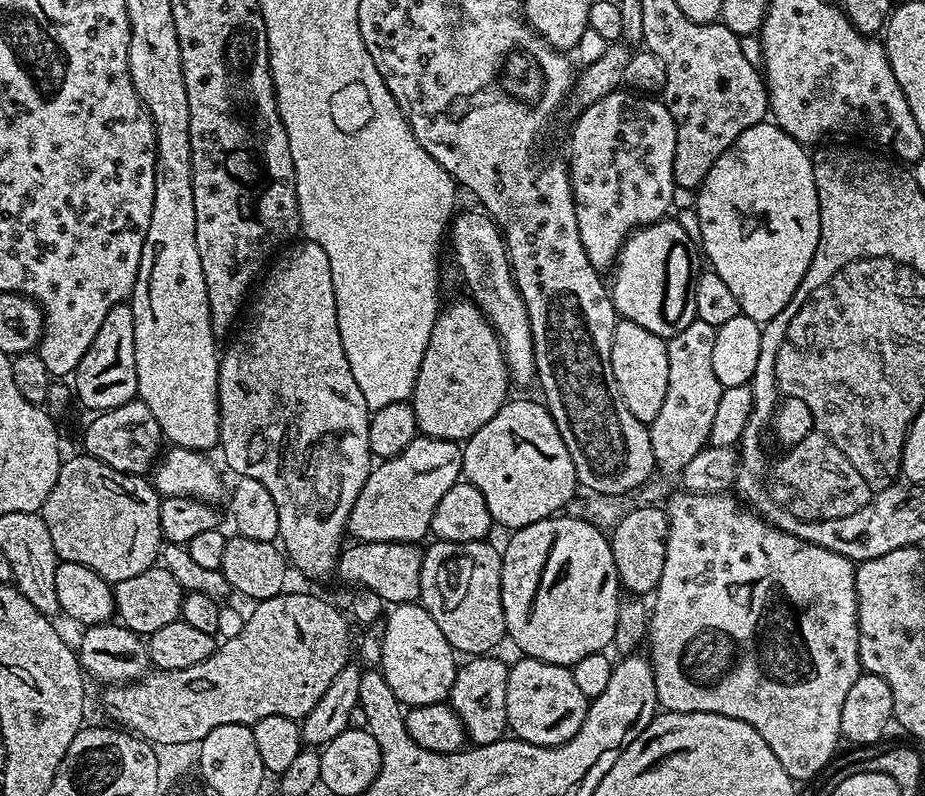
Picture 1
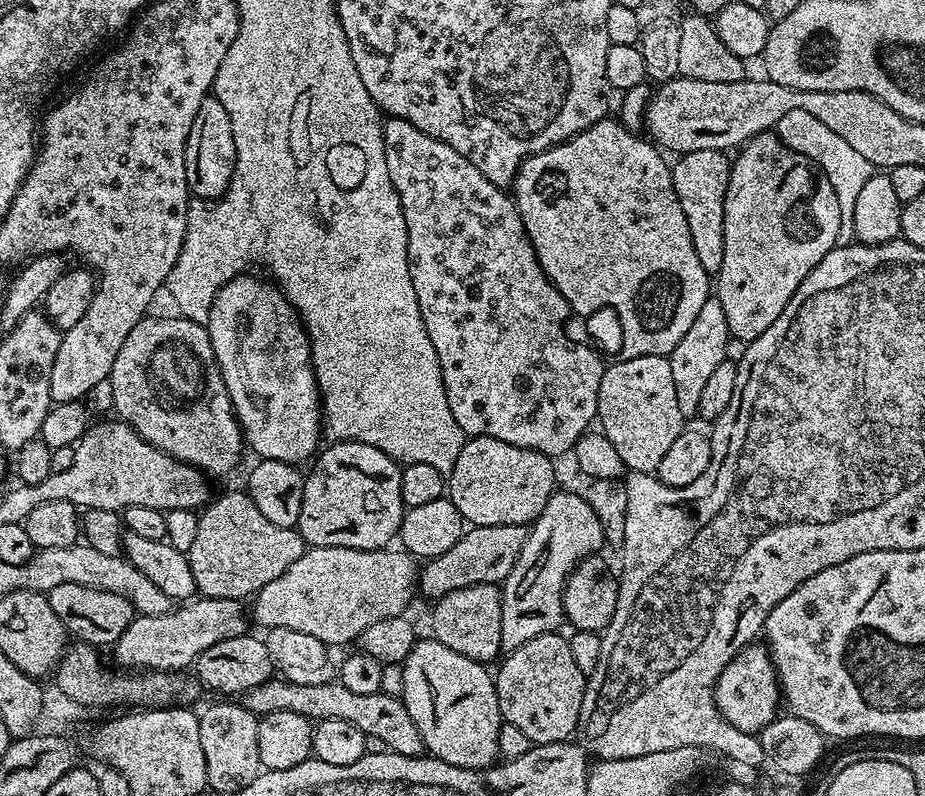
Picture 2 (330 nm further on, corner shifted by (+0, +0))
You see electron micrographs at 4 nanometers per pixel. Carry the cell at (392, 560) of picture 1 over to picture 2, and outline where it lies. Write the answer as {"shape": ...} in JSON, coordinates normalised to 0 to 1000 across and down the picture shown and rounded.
{"shape":[[[222,749],[196,758],[179,771],[148,773],[137,791],[125,804],[124,833],[130,837],[142,837],[147,842],[174,844],[206,840],[218,822],[218,817],[227,817],[227,812],[244,807],[244,802],[269,798],[270,774],[264,761],[258,754]]]}

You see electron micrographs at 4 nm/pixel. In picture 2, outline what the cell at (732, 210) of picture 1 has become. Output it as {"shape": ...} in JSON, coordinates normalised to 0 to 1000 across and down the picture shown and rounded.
{"shape":[[[831,163],[819,167],[795,192],[791,201],[791,212],[789,214],[789,229],[785,234],[785,314],[783,315],[783,332],[772,352],[772,372],[773,376],[781,379],[781,391],[785,394],[787,421],[792,428],[812,430],[818,427],[837,405],[837,399],[841,399],[841,394],[845,394],[845,389],[850,389],[850,379],[854,379],[854,374],[863,364],[863,359],[867,359],[867,354],[874,348],[876,339],[880,339],[880,334],[884,334],[884,329],[889,329],[889,324],[893,324],[893,319],[898,312],[905,310],[904,300],[906,299],[907,288],[908,260],[906,259],[906,244],[902,239],[902,234],[897,234],[897,224],[893,224],[891,215],[879,201],[871,198],[871,193],[865,193],[863,188],[856,188],[854,183],[848,181],[838,165]]]}

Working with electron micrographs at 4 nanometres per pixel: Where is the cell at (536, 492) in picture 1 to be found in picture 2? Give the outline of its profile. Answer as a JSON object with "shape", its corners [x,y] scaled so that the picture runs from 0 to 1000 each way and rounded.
{"shape":[[[529,548],[503,552],[499,570],[482,598],[483,627],[495,636],[499,651],[507,660],[538,661],[539,658],[570,658],[586,646],[590,631],[602,617],[598,579],[575,563],[551,560]]]}

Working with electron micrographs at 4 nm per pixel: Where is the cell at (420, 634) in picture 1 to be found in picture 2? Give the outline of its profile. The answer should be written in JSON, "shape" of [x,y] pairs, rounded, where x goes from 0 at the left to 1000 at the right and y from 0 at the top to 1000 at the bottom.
{"shape":[[[469,802],[451,803],[437,828],[437,873],[435,876],[452,922],[456,922],[459,941],[472,955],[486,957],[486,962],[496,965],[531,965],[541,950],[541,888],[536,857],[531,843],[516,829],[504,827],[504,822],[494,822],[486,812],[478,812]]]}

